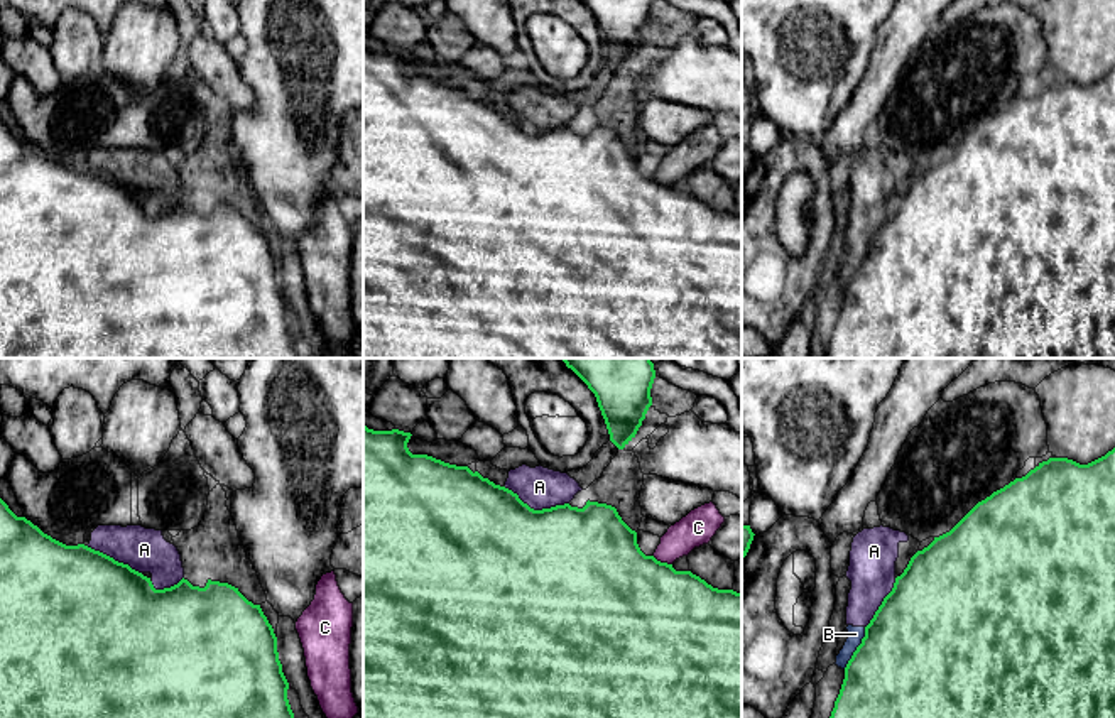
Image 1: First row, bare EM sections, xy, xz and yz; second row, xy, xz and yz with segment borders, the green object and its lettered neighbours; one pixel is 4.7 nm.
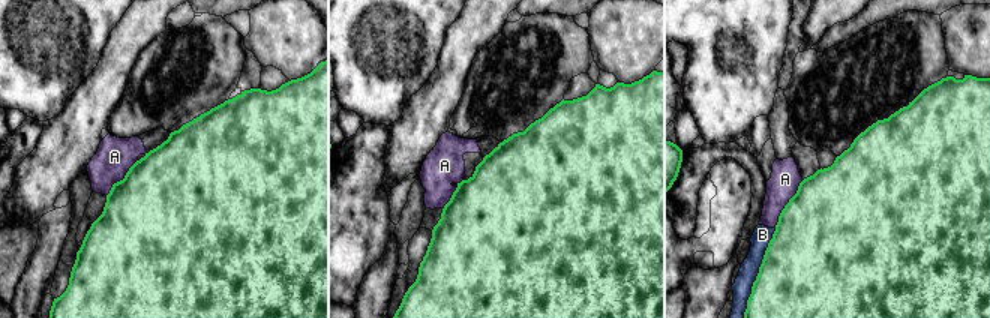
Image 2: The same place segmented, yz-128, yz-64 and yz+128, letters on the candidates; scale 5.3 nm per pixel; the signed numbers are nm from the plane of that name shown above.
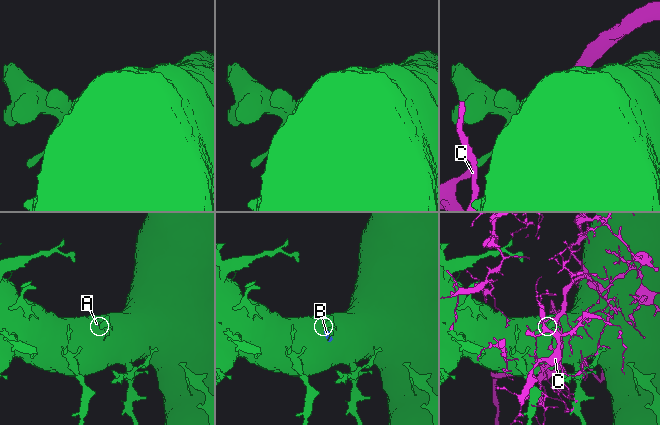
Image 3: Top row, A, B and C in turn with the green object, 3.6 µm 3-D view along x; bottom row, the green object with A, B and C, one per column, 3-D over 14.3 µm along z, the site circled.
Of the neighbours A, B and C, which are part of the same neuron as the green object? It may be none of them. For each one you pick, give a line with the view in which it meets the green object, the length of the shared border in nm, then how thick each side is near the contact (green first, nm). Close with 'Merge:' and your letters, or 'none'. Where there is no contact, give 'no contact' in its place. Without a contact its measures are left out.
Merge: none

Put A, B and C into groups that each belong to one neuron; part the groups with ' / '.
A B / C

